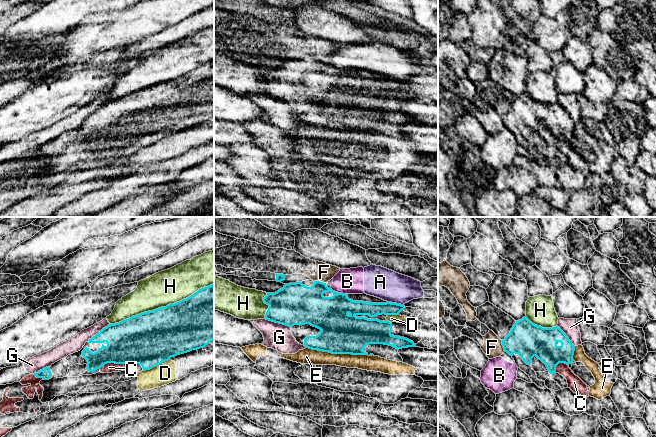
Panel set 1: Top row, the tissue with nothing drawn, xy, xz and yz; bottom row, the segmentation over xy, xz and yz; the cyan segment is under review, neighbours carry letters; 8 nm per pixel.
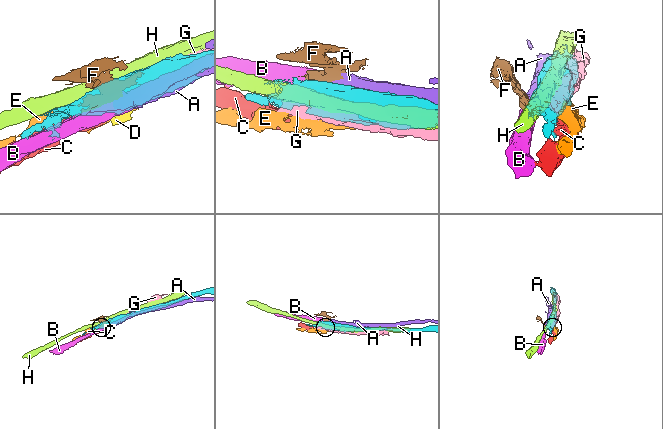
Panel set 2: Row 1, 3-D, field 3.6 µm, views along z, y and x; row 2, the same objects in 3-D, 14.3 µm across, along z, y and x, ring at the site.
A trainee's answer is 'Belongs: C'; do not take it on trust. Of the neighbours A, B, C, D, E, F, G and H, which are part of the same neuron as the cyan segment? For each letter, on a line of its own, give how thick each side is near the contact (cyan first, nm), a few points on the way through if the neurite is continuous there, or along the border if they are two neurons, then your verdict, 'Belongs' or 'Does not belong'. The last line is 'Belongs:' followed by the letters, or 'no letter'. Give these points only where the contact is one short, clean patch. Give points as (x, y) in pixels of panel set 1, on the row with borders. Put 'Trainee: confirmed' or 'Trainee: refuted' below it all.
A: Thickness 160 nm (cyan) against 240 nm. Does not belong
B: Thickness 280 nm (cyan) against 200 nm. Does not belong
C: Thickness 360 nm (cyan) against 80 nm. Boundary: xy (125, 363), (105, 363), (99, 368). Does not belong
D: Thickness 420 nm (cyan) against 170 nm. Boundary: xy (169, 359), (144, 371). Does not belong
E: Thickness 320 nm (cyan) against 130 nm. Does not belong
F: Thickness 320 nm (cyan) against 140 nm. Boundary: xz (314, 280), (325, 283). Does not belong
G: Thickness 340 nm (cyan) against 220 nm. Does not belong
H: Thickness 420 nm (cyan) against 280 nm. Does not belong
Belongs: no letter
Trainee: refuted

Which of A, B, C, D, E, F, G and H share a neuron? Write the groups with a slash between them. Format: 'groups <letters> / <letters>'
groups A B / C / D / E / F / G / H

